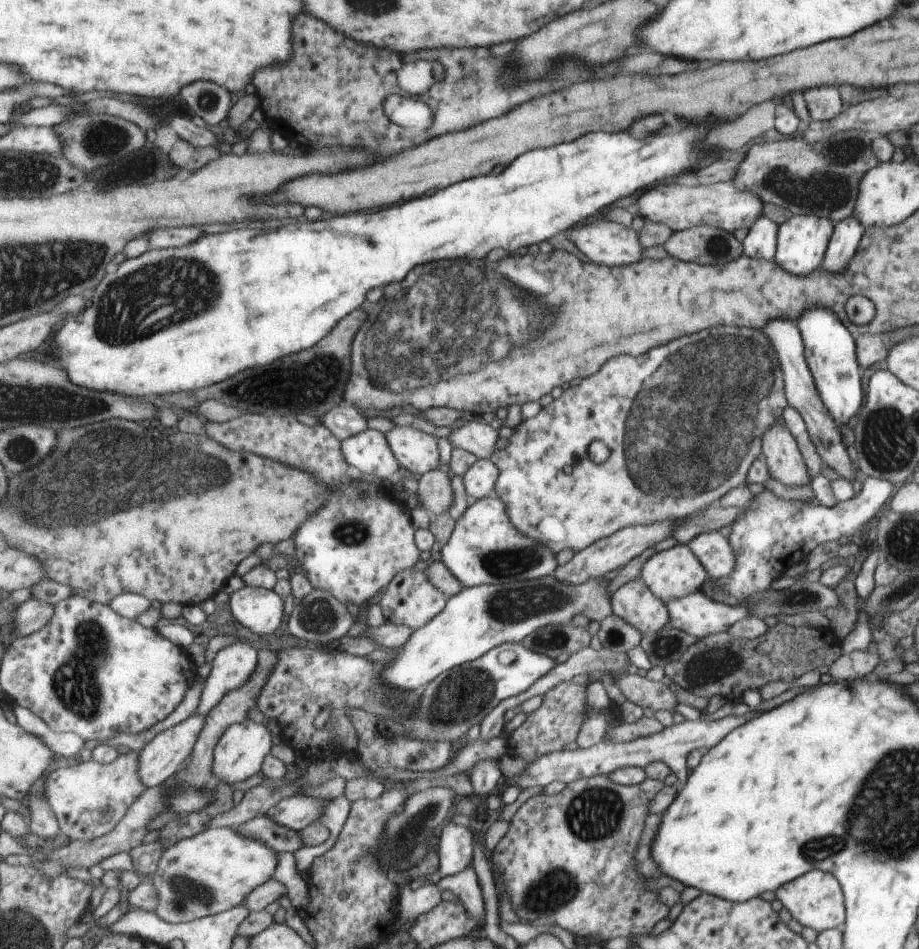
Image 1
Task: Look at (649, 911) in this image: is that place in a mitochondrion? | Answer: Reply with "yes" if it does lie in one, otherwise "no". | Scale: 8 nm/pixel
no

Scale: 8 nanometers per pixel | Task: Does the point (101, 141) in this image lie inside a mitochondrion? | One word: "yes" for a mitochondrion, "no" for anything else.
yes

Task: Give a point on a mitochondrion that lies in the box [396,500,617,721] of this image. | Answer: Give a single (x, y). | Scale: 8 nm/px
(517, 606)

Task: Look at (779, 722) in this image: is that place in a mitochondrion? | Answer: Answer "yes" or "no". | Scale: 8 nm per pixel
no

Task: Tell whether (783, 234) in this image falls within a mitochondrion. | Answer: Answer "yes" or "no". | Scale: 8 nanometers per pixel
no

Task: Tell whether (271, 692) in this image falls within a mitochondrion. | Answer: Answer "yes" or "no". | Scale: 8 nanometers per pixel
no

